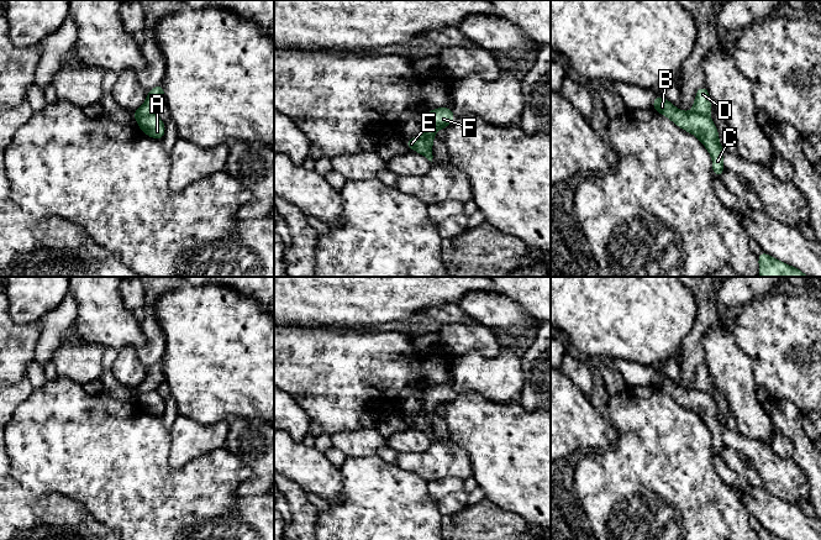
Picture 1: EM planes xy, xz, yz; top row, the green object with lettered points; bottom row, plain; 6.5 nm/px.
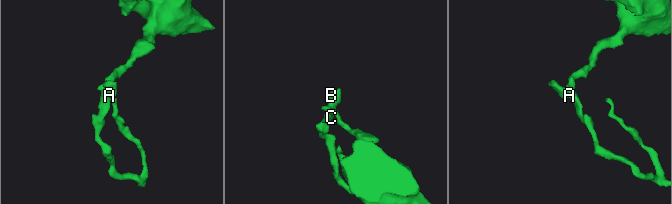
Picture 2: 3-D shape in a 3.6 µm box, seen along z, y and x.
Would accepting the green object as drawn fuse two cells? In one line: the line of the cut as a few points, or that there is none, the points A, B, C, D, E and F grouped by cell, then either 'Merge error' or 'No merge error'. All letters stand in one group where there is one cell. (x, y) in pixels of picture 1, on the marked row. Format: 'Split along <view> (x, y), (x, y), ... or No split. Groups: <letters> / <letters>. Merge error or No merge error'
Split along xy (154, 113), (137, 119). Groups: A B C F / D E. Merge error

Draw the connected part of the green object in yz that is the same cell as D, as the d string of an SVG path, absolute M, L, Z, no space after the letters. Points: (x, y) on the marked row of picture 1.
M702 85L696 90L696 96L691 112L698 115L710 116L711 108L712 108L712 103L709 91L706 89L706 85Z

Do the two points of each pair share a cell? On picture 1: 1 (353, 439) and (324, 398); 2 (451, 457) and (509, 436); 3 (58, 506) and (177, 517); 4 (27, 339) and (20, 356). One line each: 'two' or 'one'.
1: two
2: two
3: two
4: one

